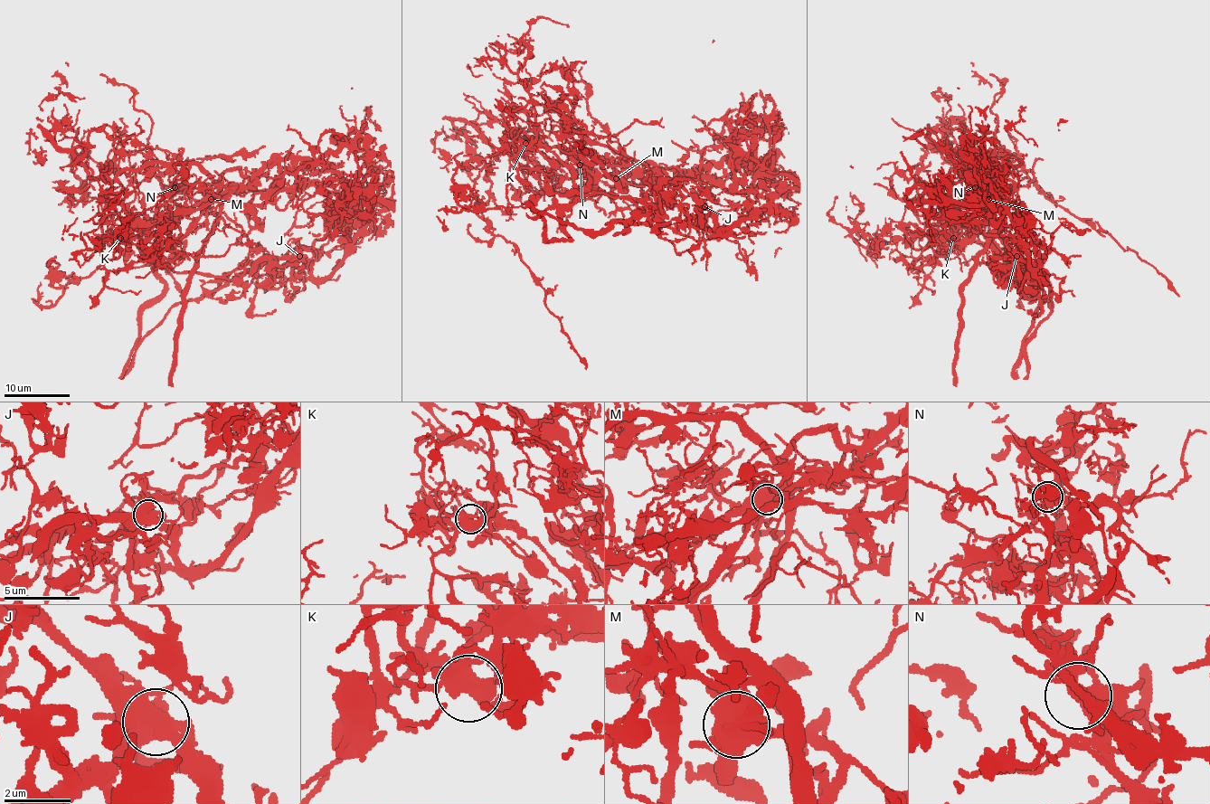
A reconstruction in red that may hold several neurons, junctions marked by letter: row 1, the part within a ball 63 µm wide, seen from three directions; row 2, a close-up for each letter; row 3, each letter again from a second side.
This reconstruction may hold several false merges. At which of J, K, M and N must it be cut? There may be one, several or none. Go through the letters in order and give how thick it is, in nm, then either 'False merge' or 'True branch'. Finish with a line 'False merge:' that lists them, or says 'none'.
J: Thickness 700 nm. False merge
K: Thickness 480 nm. True branch
M: Thickness 750 nm. False merge
N: Thickness 400 nm. True branch
False merge: J, M

